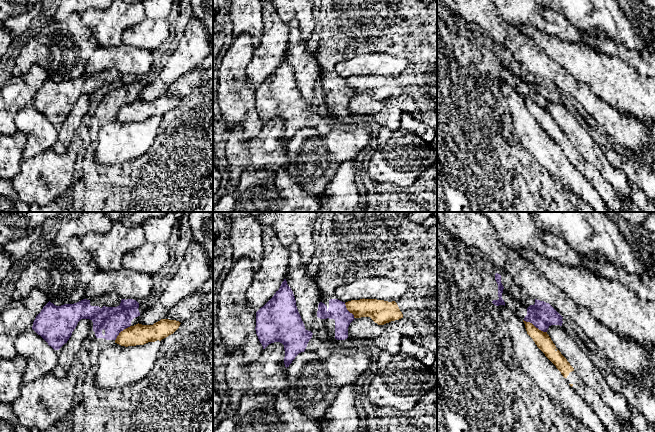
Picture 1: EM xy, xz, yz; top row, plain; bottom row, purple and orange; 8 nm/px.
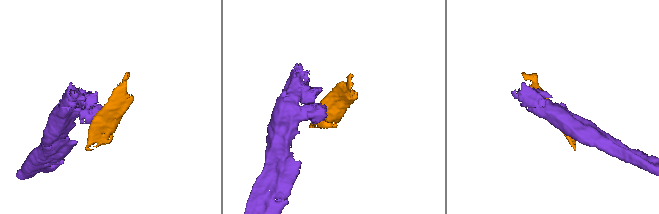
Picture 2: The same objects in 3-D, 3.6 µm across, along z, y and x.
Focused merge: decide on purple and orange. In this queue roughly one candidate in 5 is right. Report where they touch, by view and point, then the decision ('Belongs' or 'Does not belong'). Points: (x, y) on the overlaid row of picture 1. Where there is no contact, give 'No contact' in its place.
Touches purple at yz (535, 326). Does not belong

